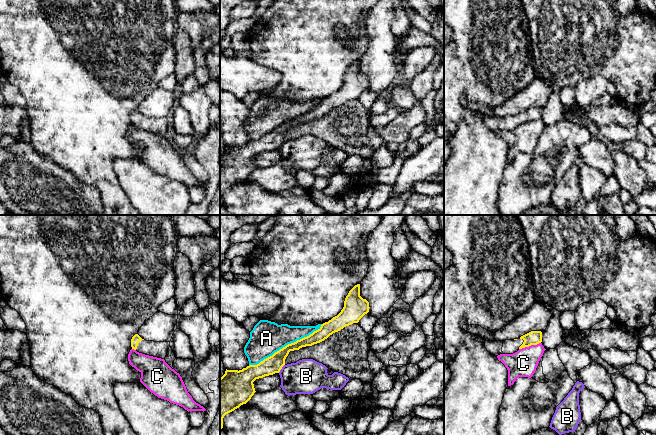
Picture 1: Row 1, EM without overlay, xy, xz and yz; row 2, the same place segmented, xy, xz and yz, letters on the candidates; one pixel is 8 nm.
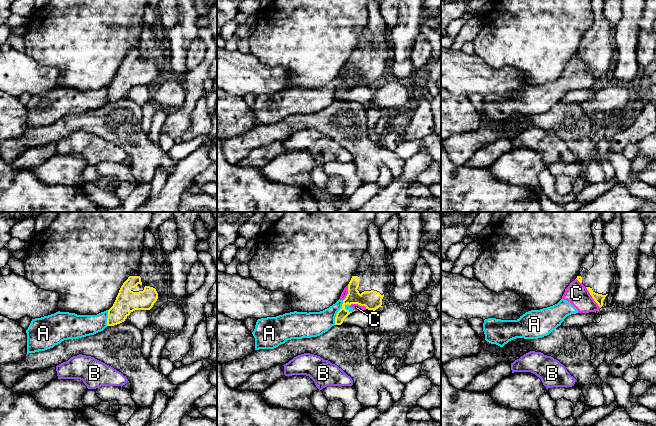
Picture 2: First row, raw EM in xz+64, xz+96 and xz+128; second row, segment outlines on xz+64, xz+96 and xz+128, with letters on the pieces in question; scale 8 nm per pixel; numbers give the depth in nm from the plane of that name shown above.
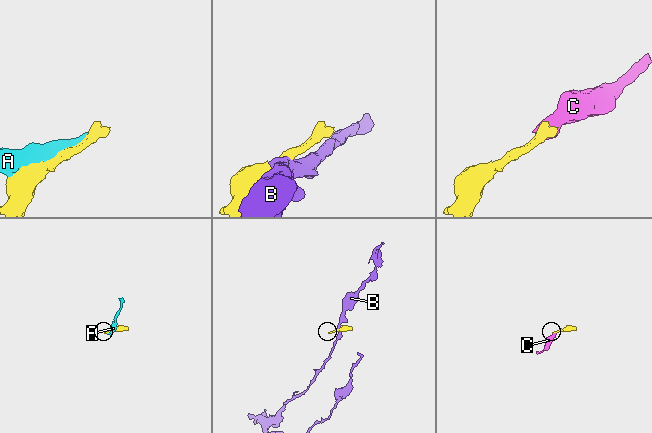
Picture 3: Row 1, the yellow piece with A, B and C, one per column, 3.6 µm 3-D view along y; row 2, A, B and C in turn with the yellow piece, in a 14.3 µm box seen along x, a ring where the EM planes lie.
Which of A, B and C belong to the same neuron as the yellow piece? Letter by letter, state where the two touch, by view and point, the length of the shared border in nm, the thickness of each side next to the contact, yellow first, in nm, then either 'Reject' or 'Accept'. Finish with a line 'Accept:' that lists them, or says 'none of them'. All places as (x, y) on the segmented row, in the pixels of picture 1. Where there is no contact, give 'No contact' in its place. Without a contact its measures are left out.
A: Touches yellow at xz (286, 345). Shared border 700 nm. Thickness 140 nm (yellow) against 260 nm. Reject
B: Touches yellow at xz (281, 368). Shared border 90 nm. Thickness 140 nm (yellow) against 280 nm. Reject
C: Touches yellow at yz (529, 345). Shared border 190 nm. Thickness 110 nm (yellow) against 220 nm. Reject
Accept: none of them

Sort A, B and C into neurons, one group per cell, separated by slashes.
A C / B

